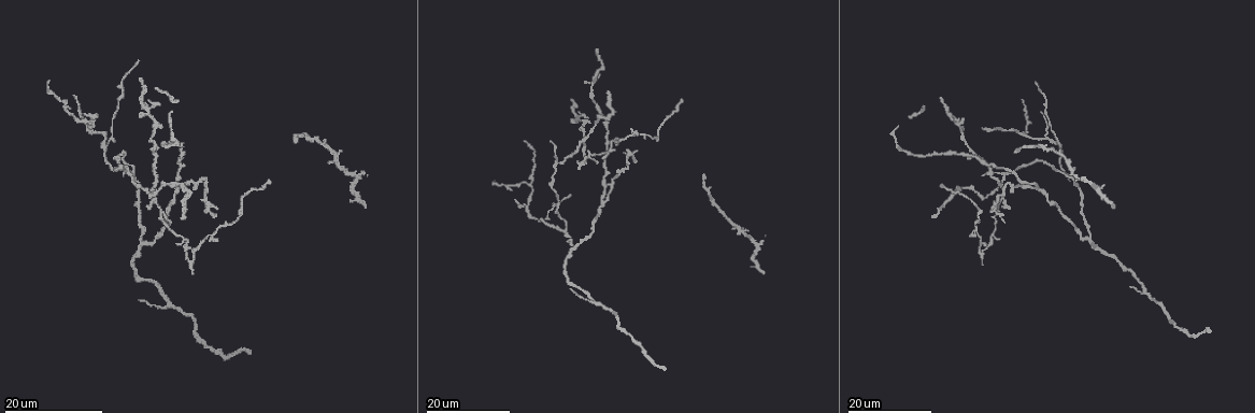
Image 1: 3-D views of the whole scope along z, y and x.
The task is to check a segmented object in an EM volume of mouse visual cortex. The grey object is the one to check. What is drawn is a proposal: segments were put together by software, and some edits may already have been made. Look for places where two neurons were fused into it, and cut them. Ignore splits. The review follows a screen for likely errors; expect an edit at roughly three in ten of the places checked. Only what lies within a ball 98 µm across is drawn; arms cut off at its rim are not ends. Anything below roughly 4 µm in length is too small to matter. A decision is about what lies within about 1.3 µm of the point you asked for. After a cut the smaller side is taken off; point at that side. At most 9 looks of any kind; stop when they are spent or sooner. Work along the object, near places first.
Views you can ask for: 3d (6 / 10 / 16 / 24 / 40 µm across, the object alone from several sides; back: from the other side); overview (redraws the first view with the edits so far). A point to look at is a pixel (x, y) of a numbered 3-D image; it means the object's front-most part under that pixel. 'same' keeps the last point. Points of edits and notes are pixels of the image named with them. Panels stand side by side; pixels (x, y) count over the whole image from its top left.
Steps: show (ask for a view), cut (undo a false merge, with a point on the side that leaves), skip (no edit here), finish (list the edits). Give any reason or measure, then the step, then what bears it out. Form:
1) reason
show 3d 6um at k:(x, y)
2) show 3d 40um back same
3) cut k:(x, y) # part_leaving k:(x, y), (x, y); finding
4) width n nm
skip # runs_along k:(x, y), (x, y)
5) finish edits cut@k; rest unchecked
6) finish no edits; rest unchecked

a fork
show 3d 16um at 1:(1002, 173)

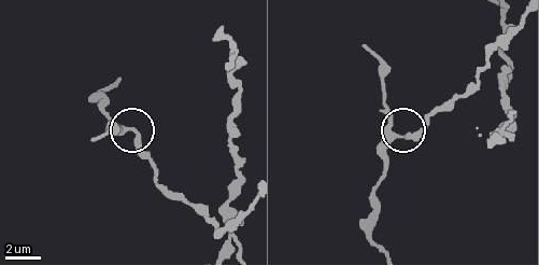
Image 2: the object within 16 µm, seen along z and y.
show 3d 6um at 2:(123, 128)

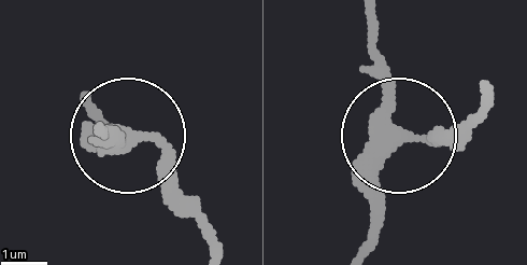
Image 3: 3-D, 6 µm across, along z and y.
skip # runs_along 3:(373, 224), (373, 170), (393, 136), (373, 19); one neuron here

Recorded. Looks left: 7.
three-way junction
show 3d 24um at 1:(1070, 179)

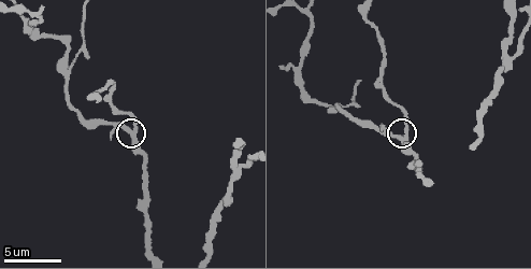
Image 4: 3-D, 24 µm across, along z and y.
show 3d 10um at 4:(126, 132)

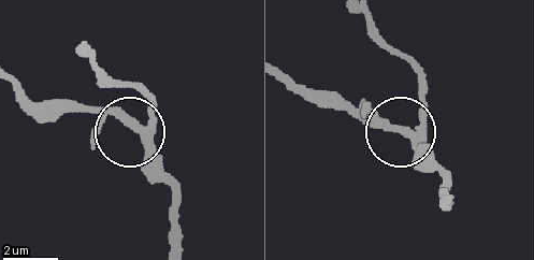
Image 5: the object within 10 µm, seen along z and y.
width 280 nm
skip # all the same neuron

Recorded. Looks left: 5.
small branch off a trunk
show 3d 16um at 4:(67, 67)

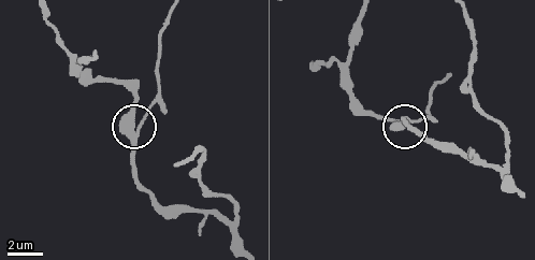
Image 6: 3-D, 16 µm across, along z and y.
zoom in
show 3d 6um at 6:(135, 128)

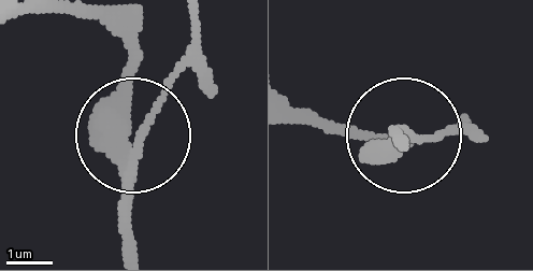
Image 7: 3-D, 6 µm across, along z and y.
side_arm 23 um
cut 7:(164, 98) # part_leaving 7:(127, 160), (197, 26); a second neuron is stuck on

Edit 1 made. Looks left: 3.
three arms meet
show 3d 6um at 4:(296, 68)

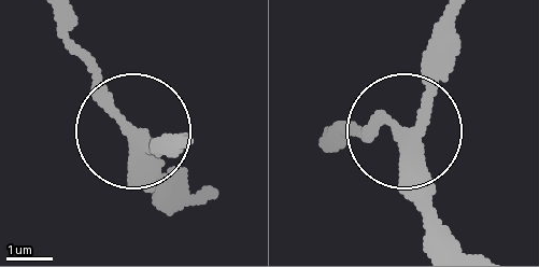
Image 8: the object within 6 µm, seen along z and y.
arms 3
skip # runs_along 8:(187, 186), (157, 168), (138, 125), (60, 37); continuous, no second neuron

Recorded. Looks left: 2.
finish edits cut@7; rest unchecked

